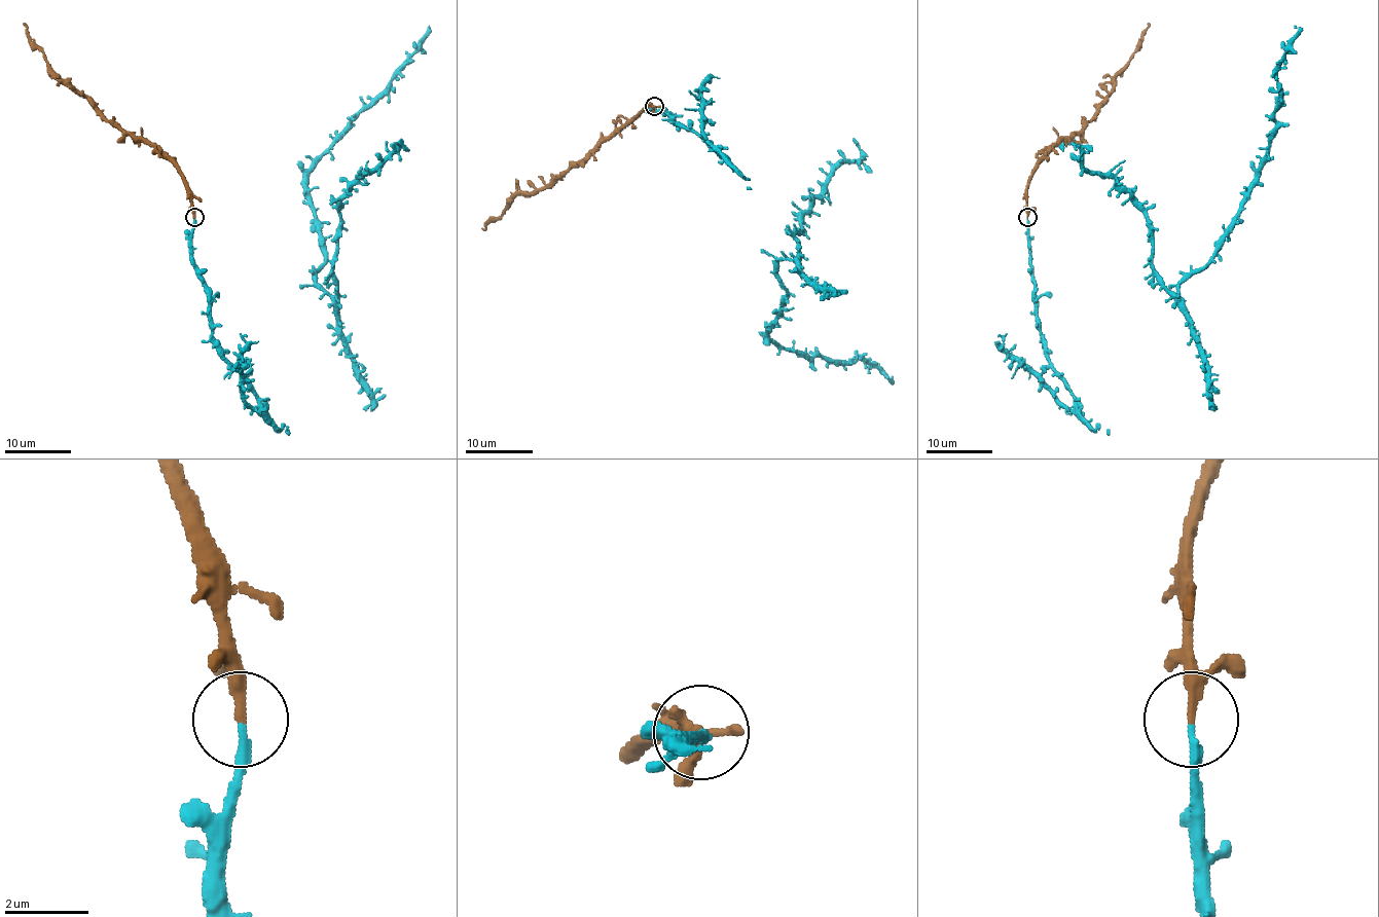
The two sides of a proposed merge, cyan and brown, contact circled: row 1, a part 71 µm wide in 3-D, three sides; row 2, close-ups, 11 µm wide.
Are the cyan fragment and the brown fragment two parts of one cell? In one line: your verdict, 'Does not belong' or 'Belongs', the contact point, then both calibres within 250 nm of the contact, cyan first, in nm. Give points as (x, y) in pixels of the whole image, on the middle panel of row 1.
Belongs. Place: (654, 106). Thickness 190 nm (cyan) against 200 nm

